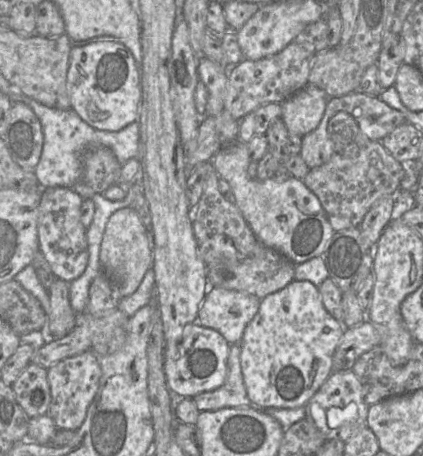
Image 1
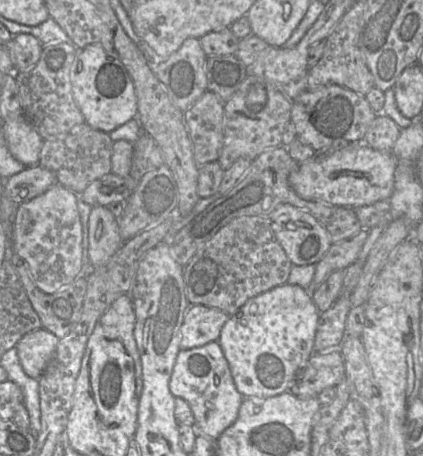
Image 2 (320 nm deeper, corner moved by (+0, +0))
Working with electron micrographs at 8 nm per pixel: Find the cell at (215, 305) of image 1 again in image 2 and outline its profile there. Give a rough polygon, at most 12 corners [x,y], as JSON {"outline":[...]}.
{"outline":[[190,305],[181,349],[218,341],[229,315]]}

